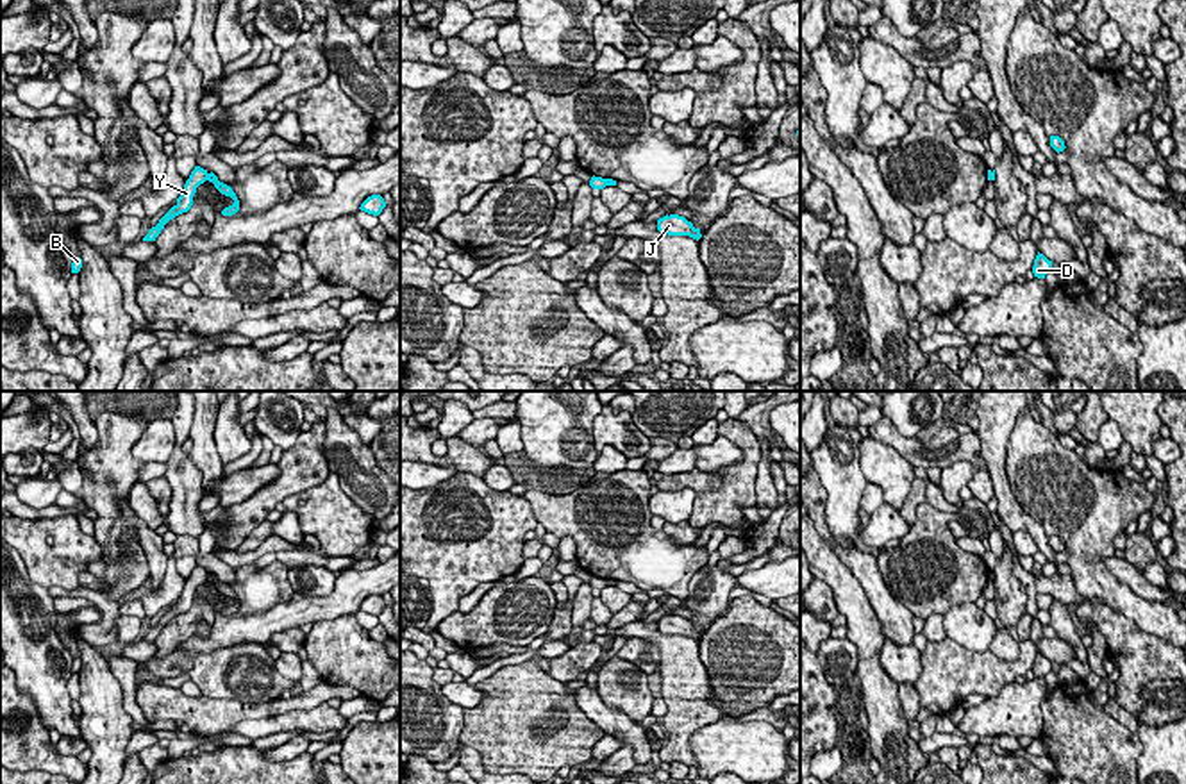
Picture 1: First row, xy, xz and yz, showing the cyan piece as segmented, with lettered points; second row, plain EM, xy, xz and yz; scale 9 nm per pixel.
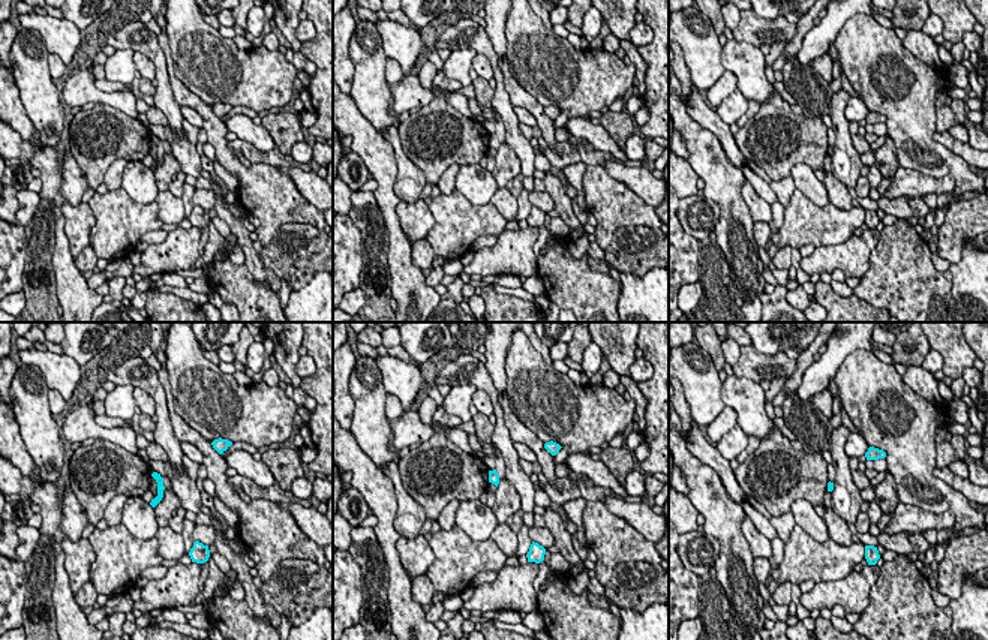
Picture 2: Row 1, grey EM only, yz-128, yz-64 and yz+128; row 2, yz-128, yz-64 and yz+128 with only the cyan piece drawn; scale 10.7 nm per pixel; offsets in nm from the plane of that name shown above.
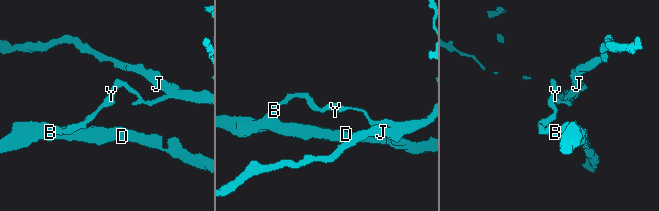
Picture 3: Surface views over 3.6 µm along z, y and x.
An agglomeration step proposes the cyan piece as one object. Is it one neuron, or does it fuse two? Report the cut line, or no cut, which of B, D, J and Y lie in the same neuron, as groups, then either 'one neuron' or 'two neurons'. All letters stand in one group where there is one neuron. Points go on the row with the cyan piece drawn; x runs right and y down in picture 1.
cut in xy along (206, 174), (208, 179); B D Y / J; two neurons

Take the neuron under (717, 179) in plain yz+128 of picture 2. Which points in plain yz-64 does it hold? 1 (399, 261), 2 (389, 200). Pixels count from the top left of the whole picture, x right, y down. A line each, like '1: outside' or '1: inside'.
1: inside
2: inside

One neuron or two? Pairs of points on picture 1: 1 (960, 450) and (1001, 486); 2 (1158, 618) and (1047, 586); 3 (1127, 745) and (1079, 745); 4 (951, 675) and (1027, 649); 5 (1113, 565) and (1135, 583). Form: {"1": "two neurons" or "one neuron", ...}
{"1": "two neurons", "2": "two neurons", "3": "one neuron", "4": "one neuron", "5": "one neuron"}

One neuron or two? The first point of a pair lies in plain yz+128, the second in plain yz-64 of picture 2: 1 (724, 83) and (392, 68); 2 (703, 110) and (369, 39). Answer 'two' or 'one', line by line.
1: one
2: two

